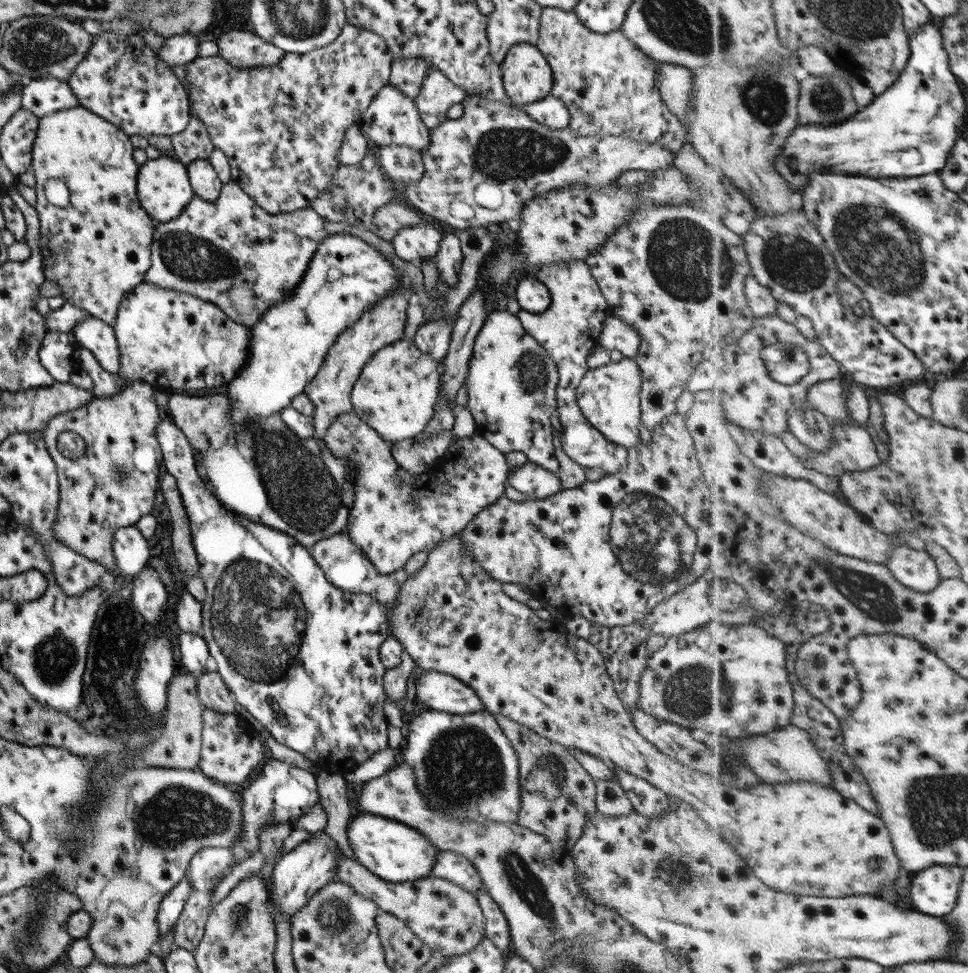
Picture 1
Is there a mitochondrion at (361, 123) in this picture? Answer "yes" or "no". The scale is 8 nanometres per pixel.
no

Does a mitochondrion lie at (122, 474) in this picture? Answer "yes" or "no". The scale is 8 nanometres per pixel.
yes

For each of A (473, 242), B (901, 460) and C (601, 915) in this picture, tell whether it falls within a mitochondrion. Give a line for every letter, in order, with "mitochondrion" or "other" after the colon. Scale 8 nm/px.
A: other
B: other
C: other

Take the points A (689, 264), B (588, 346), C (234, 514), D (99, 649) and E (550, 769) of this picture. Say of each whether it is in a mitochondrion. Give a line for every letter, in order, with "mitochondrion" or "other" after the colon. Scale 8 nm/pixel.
A: mitochondrion
B: other
C: other
D: mitochondrion
E: mitochondrion

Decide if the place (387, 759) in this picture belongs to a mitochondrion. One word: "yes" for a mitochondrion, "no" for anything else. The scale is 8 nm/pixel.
no

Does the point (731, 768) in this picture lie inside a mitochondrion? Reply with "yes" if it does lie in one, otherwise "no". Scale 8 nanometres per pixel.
yes

